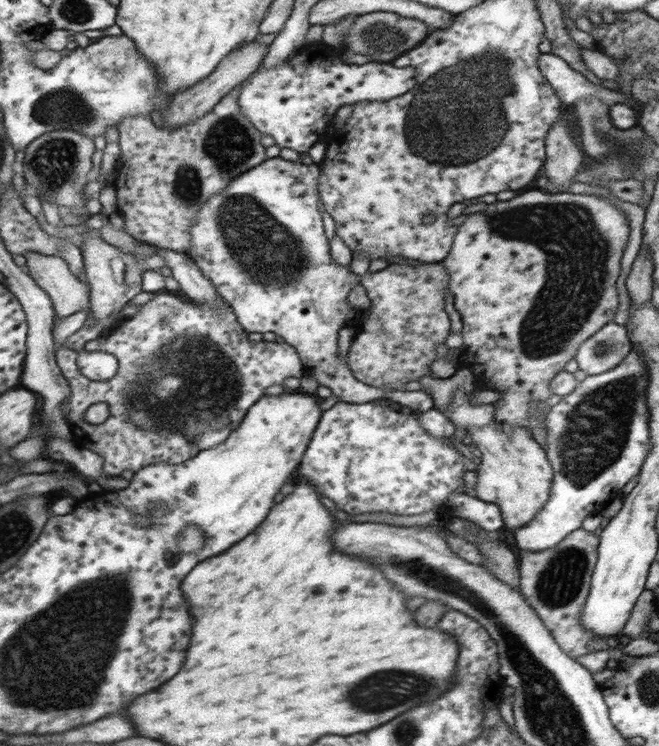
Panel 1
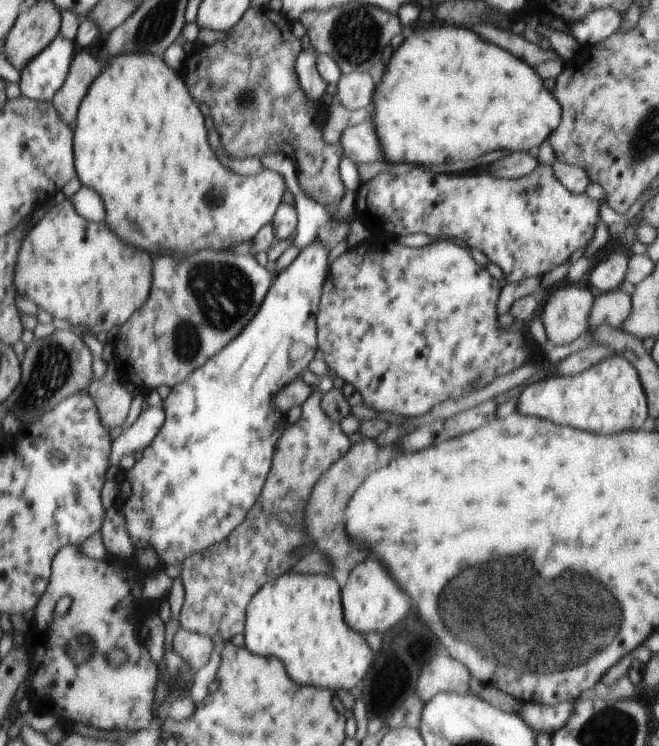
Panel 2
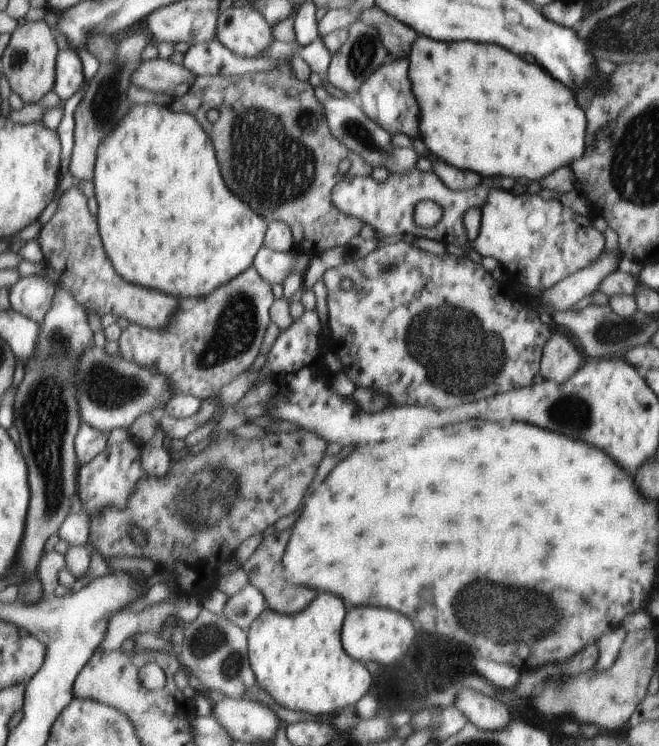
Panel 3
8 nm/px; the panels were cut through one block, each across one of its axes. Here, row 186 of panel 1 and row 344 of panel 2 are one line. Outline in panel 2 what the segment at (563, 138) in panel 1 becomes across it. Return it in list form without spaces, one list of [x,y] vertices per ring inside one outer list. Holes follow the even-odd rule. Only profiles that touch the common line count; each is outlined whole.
[[[562,281],[548,293],[541,319],[550,346],[562,346],[589,330],[592,294],[586,287]]]

